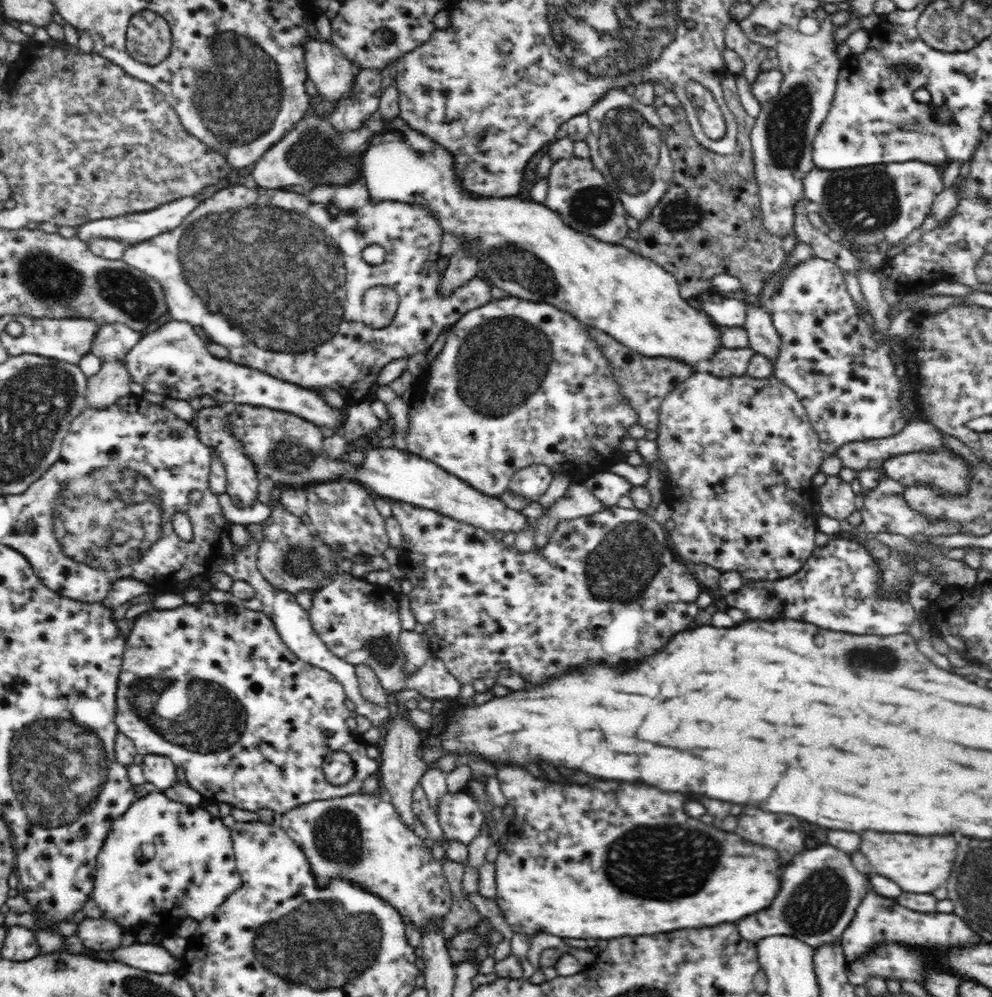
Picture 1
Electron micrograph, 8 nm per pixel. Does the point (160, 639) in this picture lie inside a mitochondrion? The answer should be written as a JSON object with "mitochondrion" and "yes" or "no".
{"mitochondrion":"no"}

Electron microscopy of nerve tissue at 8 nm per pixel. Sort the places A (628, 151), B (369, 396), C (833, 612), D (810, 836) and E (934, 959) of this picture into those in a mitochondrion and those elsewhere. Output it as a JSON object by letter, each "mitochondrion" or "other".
{"A":"mitochondrion","B":"other","C":"other","D":"other","E":"other"}

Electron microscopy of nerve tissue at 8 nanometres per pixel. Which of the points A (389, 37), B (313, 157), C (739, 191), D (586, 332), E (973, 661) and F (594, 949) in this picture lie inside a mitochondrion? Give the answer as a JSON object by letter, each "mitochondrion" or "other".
{"A":"other","B":"mitochondrion","C":"other","D":"other","E":"other","F":"other"}

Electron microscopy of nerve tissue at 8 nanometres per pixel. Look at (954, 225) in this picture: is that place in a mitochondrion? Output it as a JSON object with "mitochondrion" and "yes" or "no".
{"mitochondrion":"no"}

